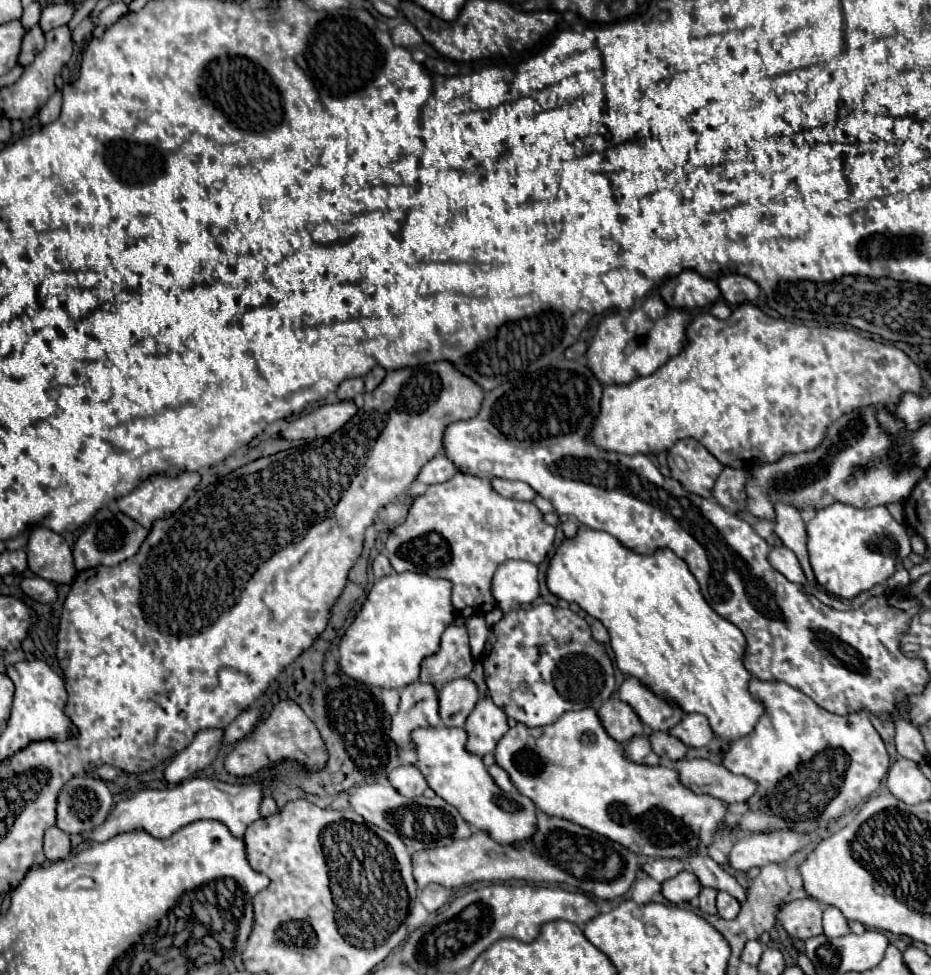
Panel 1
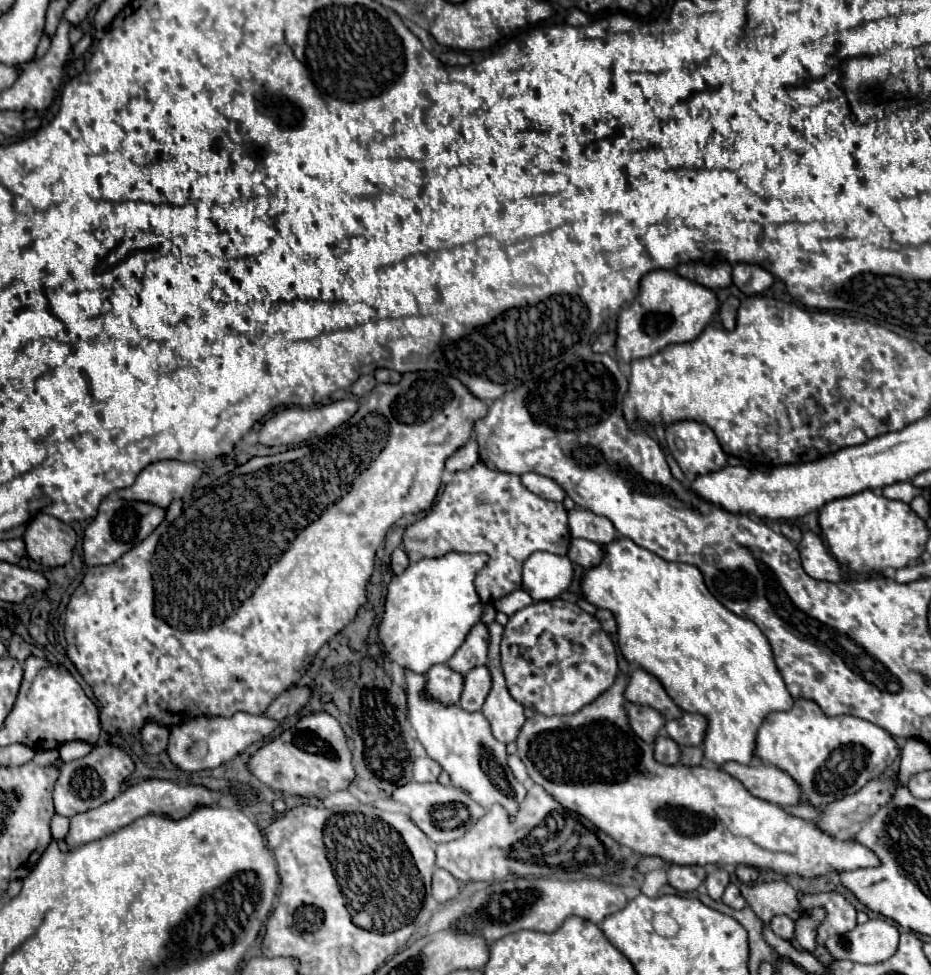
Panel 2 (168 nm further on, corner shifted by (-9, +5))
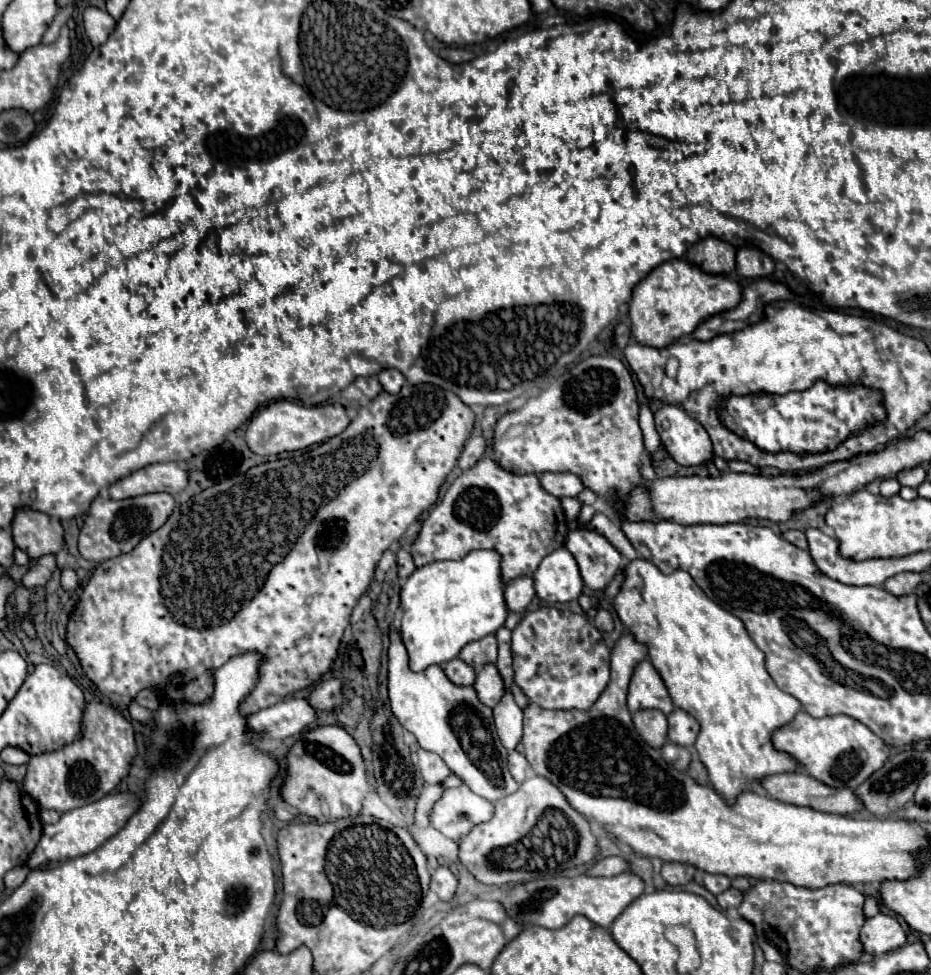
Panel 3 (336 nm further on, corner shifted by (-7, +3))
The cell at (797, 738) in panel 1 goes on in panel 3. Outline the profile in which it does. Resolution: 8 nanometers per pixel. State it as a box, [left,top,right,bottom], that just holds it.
[773,710,889,790]

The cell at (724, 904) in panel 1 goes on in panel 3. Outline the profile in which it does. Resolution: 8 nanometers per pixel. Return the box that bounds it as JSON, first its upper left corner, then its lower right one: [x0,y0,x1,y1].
[717,888,743,908]

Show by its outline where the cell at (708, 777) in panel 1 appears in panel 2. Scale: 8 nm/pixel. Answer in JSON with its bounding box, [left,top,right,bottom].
[721,762,799,804]

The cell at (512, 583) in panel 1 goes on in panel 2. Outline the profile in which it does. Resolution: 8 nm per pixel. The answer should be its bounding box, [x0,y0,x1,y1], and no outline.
[521,552,573,602]

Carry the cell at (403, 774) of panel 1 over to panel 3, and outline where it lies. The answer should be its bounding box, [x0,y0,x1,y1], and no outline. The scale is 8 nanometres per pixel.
[417,750,451,784]

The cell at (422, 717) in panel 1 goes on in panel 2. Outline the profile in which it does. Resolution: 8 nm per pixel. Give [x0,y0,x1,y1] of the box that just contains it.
[425,664,463,706]

